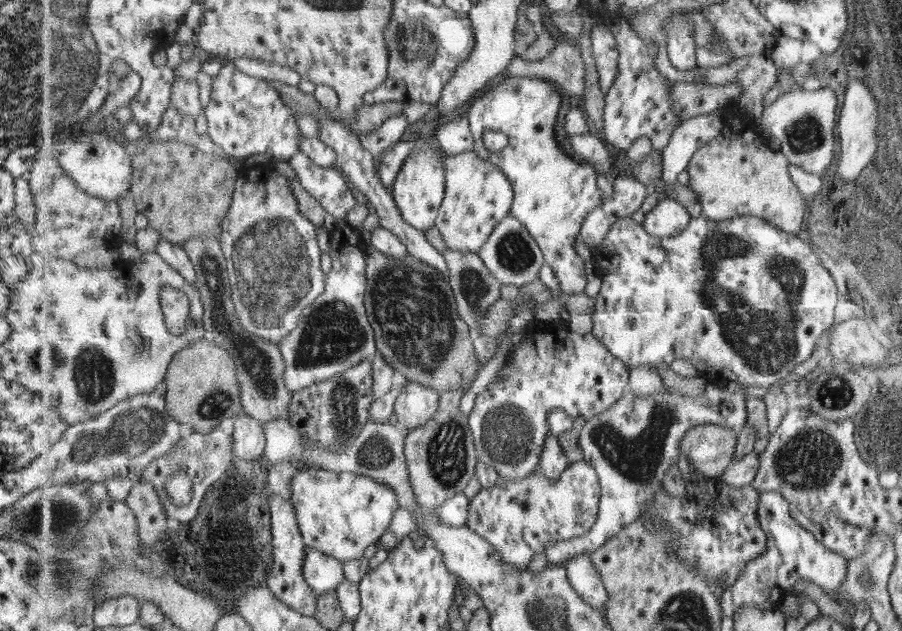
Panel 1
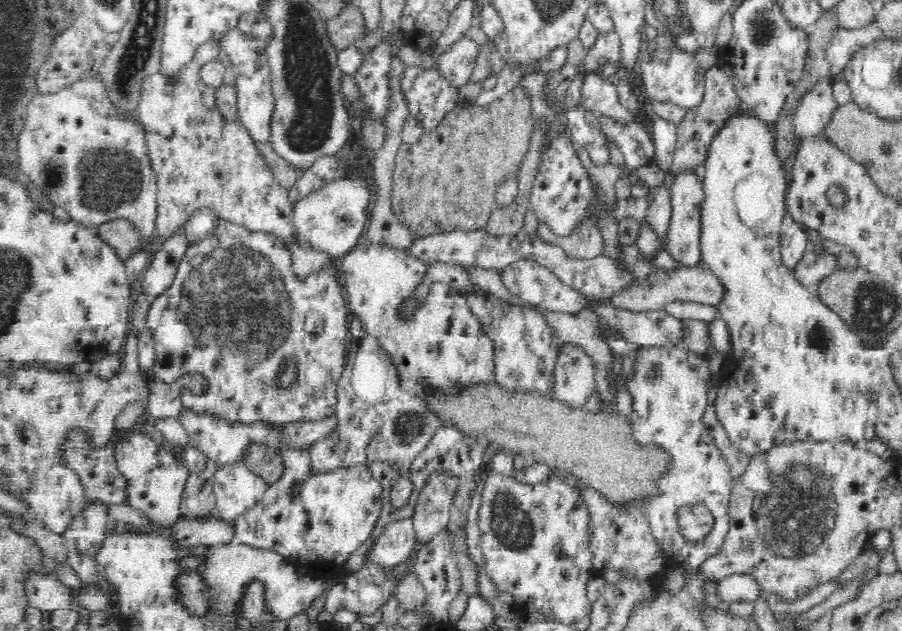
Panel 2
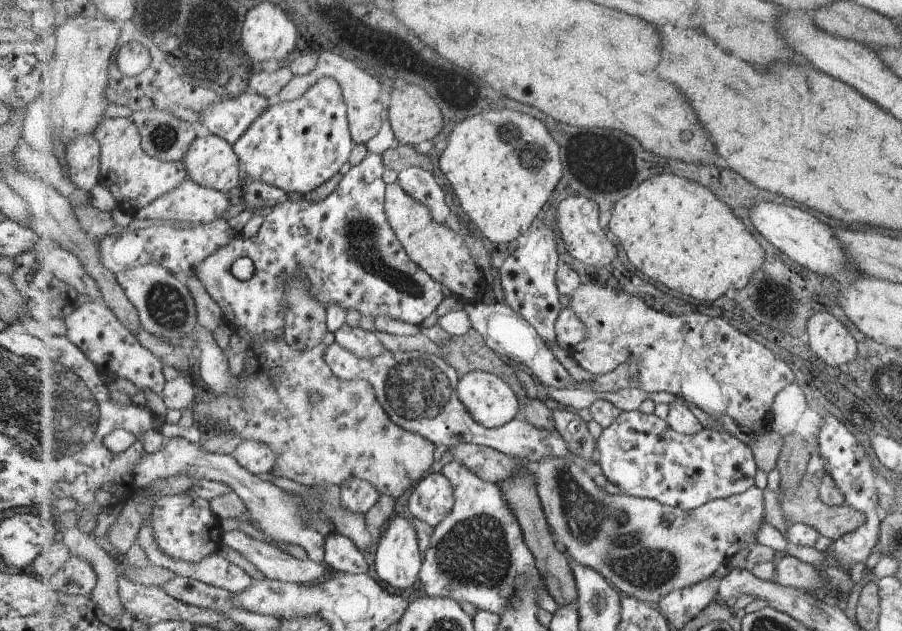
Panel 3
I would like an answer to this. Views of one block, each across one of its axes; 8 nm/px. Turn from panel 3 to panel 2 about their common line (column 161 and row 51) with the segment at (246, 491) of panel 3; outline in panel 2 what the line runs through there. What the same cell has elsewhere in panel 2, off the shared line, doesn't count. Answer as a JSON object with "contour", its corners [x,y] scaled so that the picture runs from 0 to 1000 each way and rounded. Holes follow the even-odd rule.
{"contour":[[[512,59],[501,68],[499,79],[484,89],[484,111],[497,133],[510,139],[517,135],[528,108],[528,92],[533,76],[528,65]]]}

